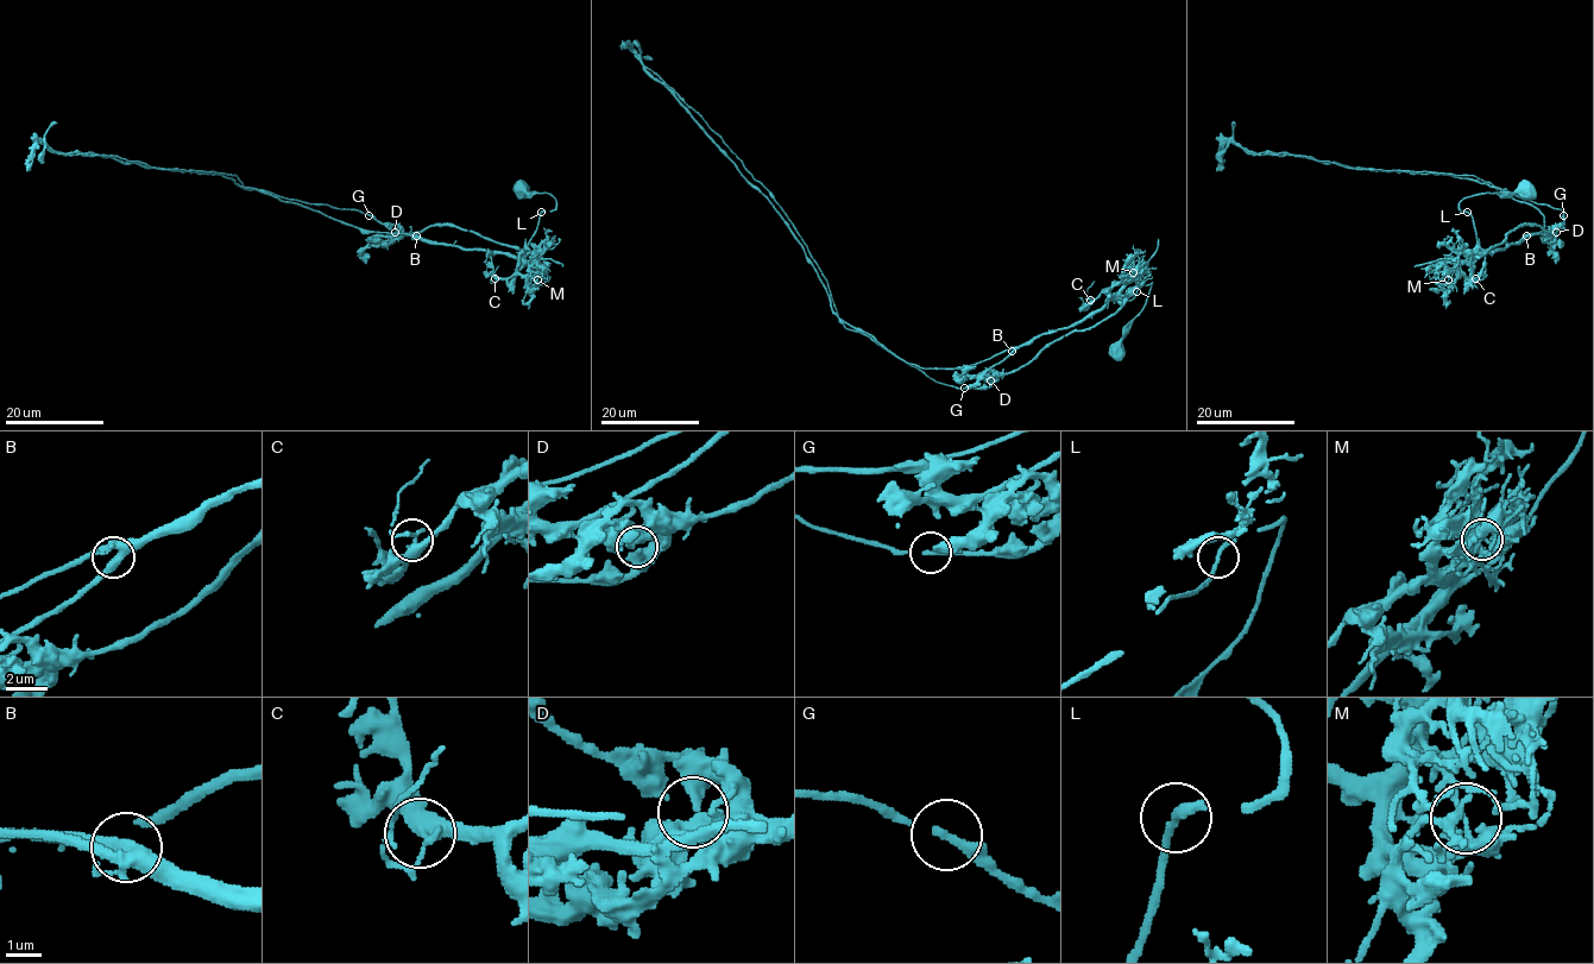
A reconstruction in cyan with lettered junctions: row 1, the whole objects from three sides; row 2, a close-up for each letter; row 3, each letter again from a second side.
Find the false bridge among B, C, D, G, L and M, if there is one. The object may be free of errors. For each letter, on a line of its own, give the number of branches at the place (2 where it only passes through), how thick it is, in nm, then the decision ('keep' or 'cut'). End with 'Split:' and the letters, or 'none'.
B: 3 | 360 nm | keep
C: 4 | 360 nm | keep
D: 1 | 340 nm | keep
G: 2 | 200 nm | keep
L: 1 | 320 nm | keep
M: 3 | 170 nm | cut
Split: M

